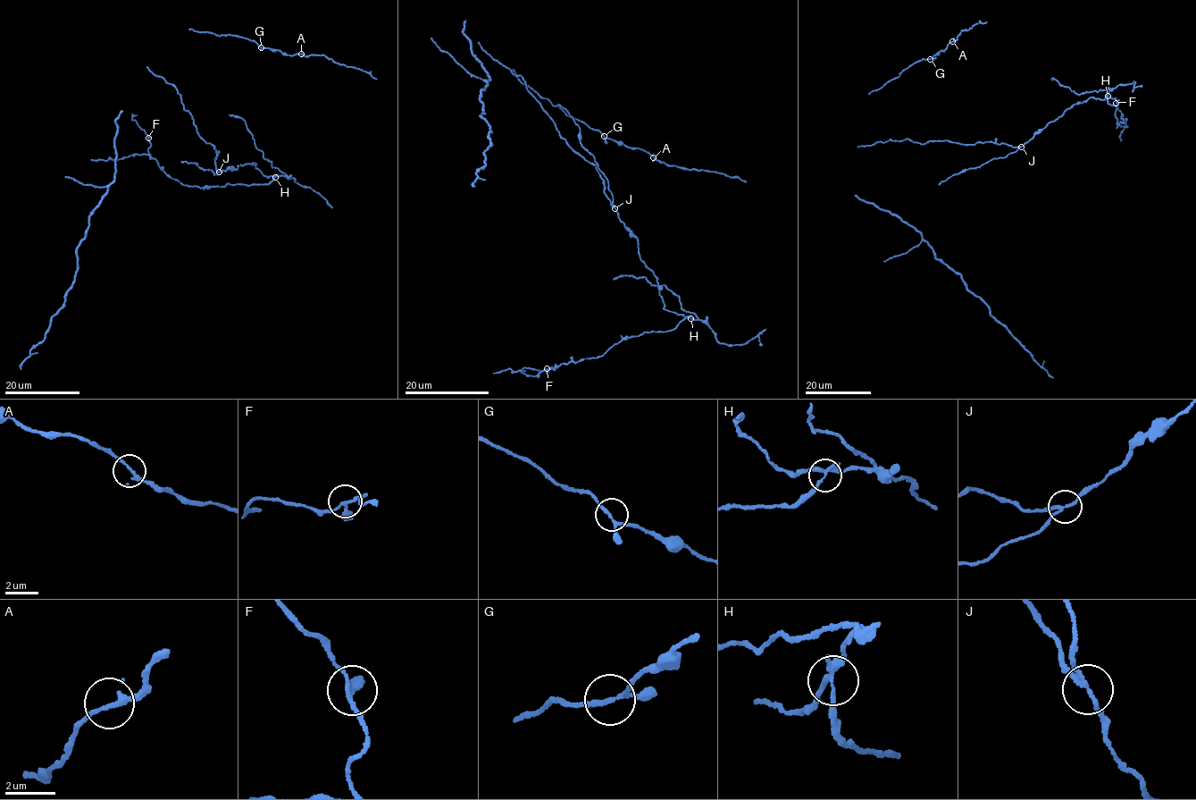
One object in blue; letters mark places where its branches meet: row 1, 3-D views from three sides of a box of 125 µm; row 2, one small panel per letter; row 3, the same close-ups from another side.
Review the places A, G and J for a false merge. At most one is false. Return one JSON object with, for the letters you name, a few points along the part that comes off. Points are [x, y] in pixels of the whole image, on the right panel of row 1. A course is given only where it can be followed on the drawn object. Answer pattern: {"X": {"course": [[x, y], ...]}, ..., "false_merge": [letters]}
{"J": {"course": [[1021, 147], [1074, 105], [1108, 96], [1116, 123], [1127, 127], [1122, 116], [1120, 141]]}, "false_merge": ["J"]}

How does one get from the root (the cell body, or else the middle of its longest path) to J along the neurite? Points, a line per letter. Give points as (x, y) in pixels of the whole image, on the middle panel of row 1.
J: (544, 111), (568, 147), (596, 165), (604, 181), (605, 194), (615, 208)

